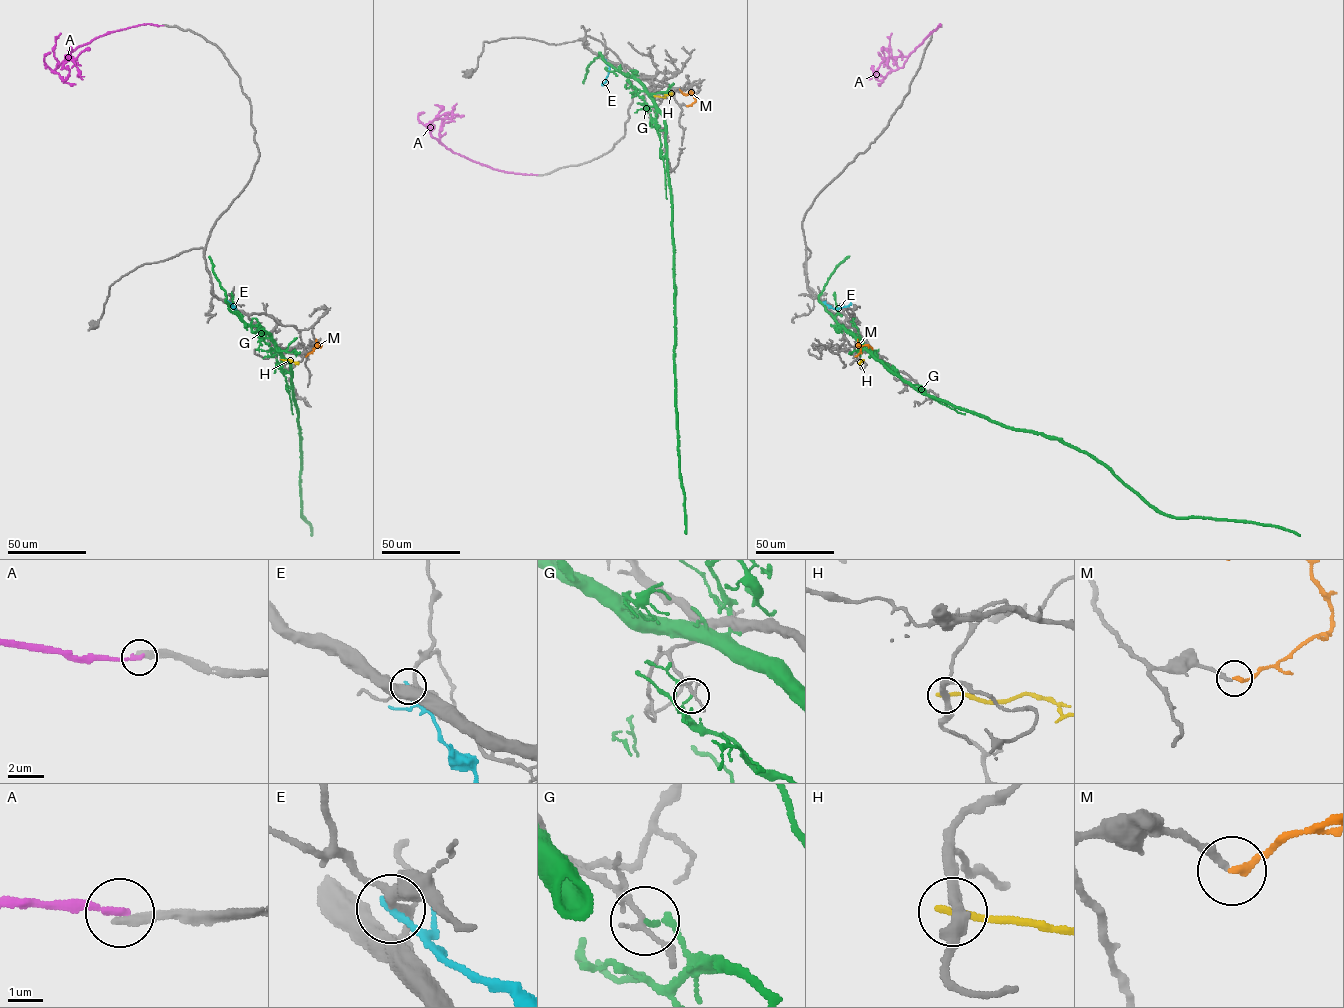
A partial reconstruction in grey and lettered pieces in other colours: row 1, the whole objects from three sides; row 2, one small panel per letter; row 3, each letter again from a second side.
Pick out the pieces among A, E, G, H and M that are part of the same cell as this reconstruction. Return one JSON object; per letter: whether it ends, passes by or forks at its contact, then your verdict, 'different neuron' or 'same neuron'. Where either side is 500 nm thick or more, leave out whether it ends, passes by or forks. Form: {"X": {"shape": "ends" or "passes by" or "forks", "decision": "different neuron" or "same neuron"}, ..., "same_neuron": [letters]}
{"A": {"shape": "ends", "decision": "different neuron"}, "E": {"shape": "ends", "decision": "different neuron"}, "G": {"shape": "ends", "decision": "different neuron"}, "H": {"shape": "ends", "decision": "different neuron"}, "M": {"shape": "ends", "decision": "same neuron"}, "same_neuron": ["M"]}

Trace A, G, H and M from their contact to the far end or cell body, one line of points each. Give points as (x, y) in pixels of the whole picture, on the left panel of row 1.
A: (163, 25), (138, 25), (99, 36), (74, 49), (52, 70), (65, 80), (69, 70), (61, 69)
G: (257, 330), (271, 339), (290, 363), (300, 436), (301, 516), (311, 526), (312, 536)
H: (281, 360), (290, 360), (295, 364)
M: (313, 349), (321, 345), (316, 344), (305, 356)

